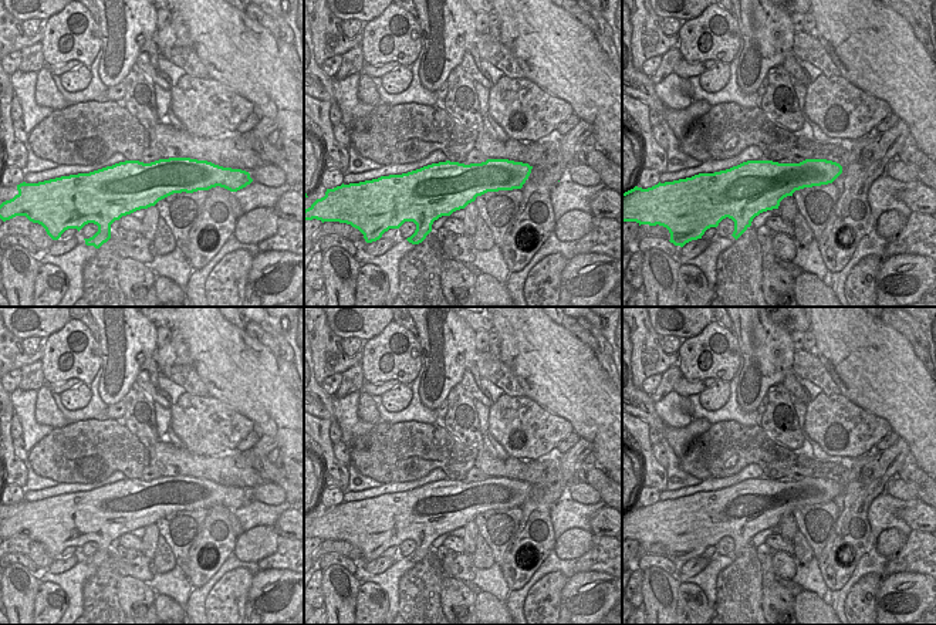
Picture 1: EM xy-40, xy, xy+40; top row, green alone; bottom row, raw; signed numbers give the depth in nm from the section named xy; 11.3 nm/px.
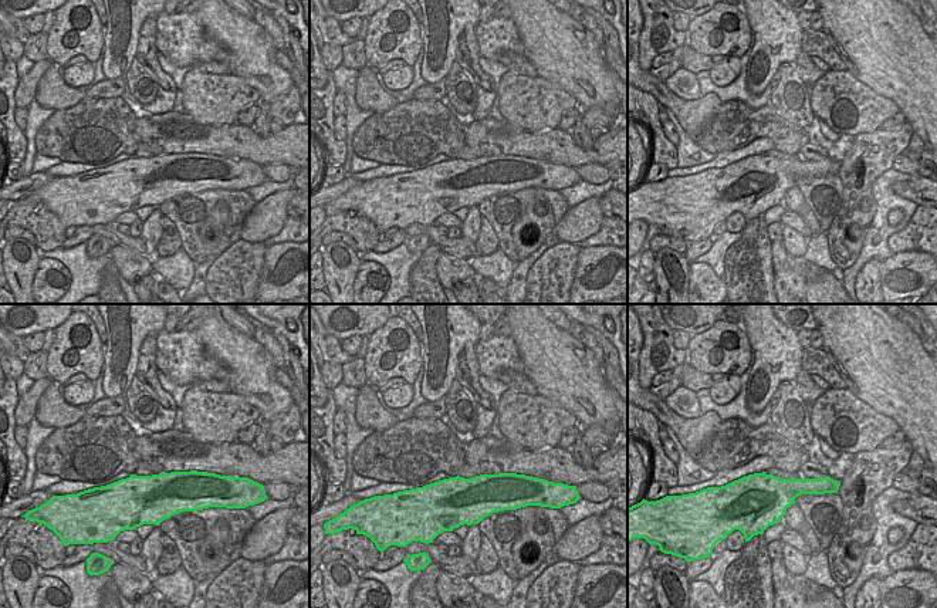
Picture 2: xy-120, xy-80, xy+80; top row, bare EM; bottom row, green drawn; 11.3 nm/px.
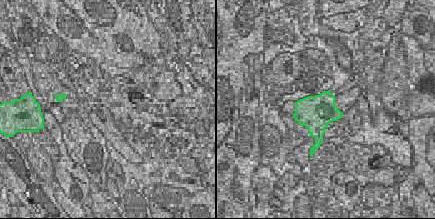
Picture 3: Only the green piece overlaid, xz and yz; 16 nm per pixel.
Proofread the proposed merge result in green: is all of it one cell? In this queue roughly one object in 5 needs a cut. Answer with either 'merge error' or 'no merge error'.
no merge error

